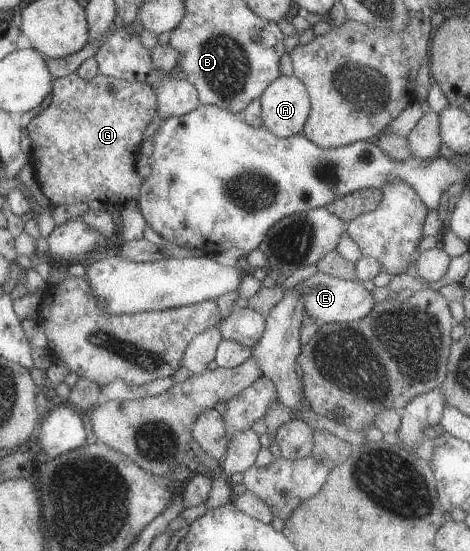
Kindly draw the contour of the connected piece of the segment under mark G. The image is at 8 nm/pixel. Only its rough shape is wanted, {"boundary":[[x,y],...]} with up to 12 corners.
{"boundary":[[53,78],[24,129],[52,206],[136,201],[154,90]]}

